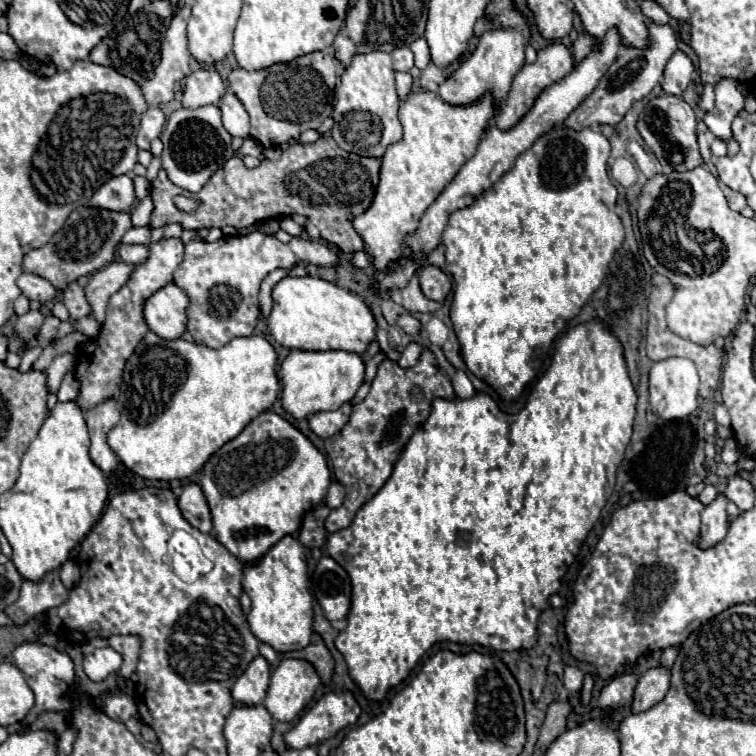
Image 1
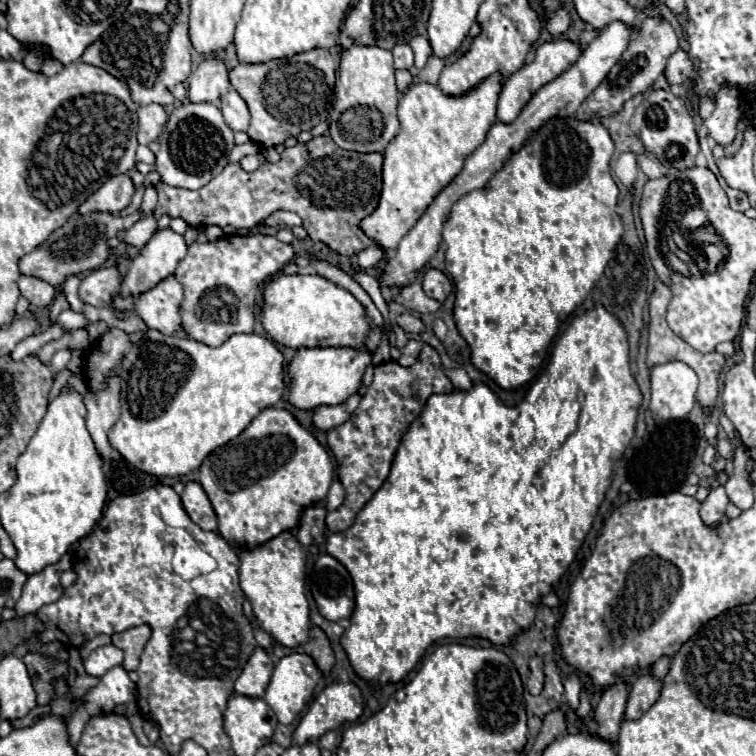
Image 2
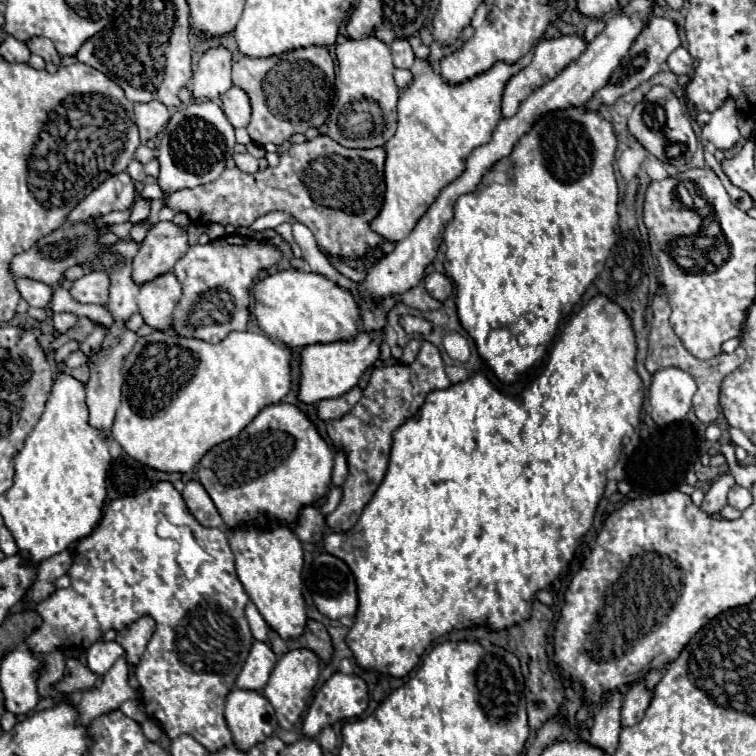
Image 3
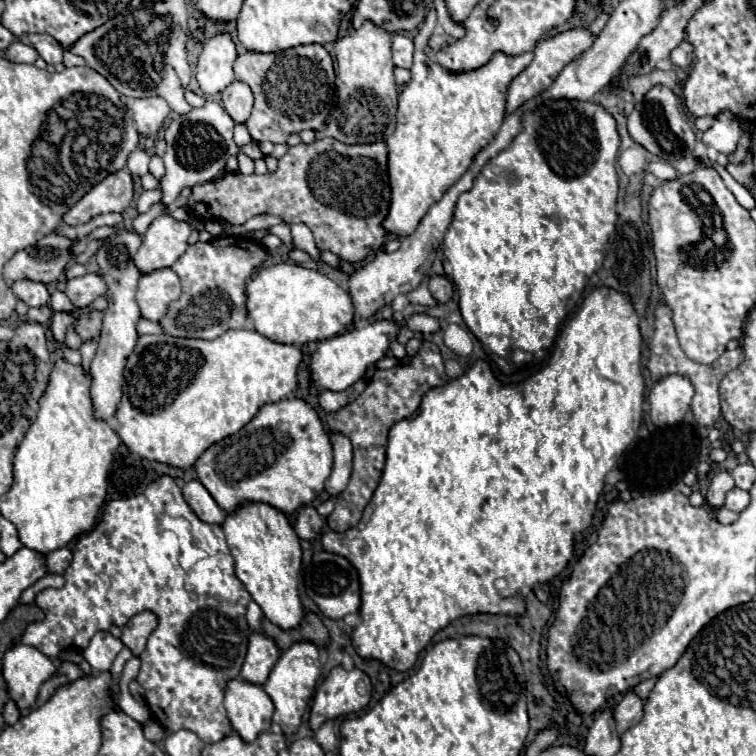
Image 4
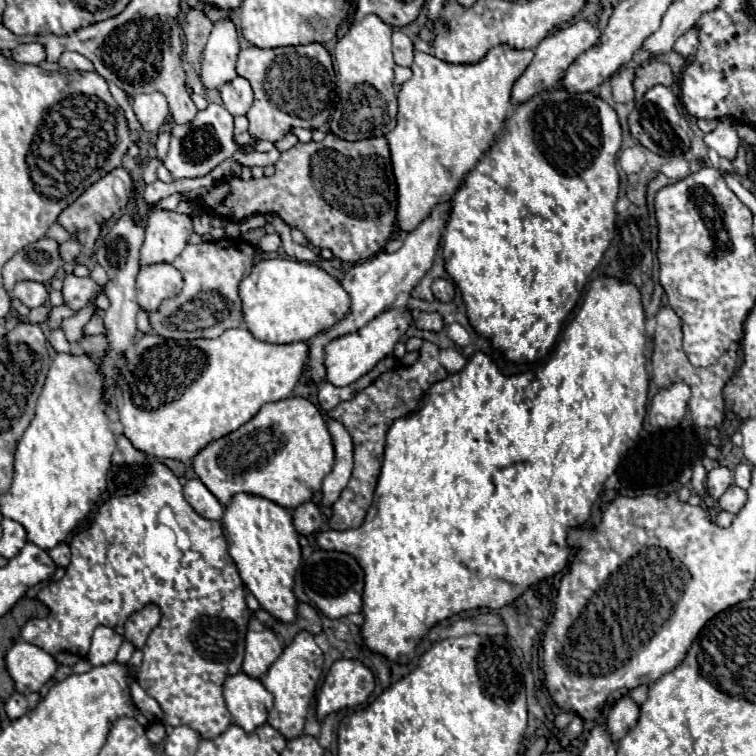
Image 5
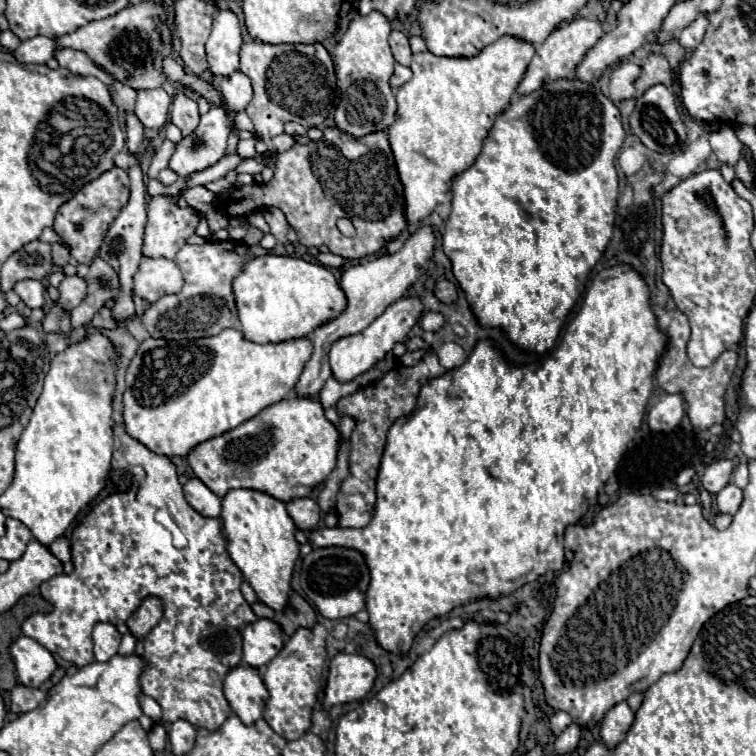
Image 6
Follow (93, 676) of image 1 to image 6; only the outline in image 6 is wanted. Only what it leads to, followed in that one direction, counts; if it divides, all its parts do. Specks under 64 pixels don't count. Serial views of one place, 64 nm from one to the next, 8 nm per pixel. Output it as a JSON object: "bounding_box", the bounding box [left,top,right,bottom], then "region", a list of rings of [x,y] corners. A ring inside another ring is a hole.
{"bounding_box":[92,624,122,662],"region":[[[96,624],[92,632],[94,640],[94,660],[96,662],[108,662],[112,656],[116,656],[122,634],[112,624]]]}

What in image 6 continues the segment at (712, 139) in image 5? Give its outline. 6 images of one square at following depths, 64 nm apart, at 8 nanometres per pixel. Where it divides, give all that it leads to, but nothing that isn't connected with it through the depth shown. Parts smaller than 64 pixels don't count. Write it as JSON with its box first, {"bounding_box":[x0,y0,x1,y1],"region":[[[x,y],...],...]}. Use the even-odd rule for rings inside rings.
{"bounding_box":[710,124,744,166],"region":[[[722,124],[720,130],[716,130],[716,134],[710,134],[710,146],[714,150],[714,154],[718,156],[718,162],[730,164],[734,166],[744,150],[744,144],[738,140],[734,128]]]}

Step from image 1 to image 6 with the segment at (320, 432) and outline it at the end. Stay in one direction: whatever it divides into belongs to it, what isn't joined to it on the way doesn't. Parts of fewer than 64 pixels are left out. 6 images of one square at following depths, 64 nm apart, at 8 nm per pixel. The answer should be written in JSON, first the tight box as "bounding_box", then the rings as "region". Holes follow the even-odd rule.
{"bounding_box":[320,378,358,410],"region":[[[328,378],[326,384],[324,384],[324,388],[320,390],[320,404],[322,404],[324,410],[328,410],[328,408],[332,408],[340,398],[350,396],[350,394],[356,392],[356,390],[358,390],[358,384],[356,384],[354,380],[352,380],[352,382],[346,382],[346,384],[340,384],[340,382],[336,382],[334,378]]]}

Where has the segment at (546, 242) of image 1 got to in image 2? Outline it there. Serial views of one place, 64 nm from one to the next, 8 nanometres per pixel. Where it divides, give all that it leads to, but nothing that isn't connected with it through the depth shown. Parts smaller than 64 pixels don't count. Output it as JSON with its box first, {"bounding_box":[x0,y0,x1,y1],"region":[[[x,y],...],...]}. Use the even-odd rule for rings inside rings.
{"bounding_box":[444,118,624,390],"region":[[[552,118],[546,122],[540,132],[536,132],[534,140],[524,146],[520,152],[516,152],[506,166],[492,176],[486,188],[470,192],[462,196],[450,212],[448,222],[444,224],[444,242],[446,242],[446,271],[451,276],[455,292],[456,302],[454,302],[454,320],[460,336],[466,340],[470,348],[470,360],[472,366],[480,372],[484,372],[490,380],[494,380],[500,388],[504,390],[516,390],[520,384],[530,382],[536,372],[542,368],[550,346],[552,338],[558,334],[558,328],[568,316],[584,302],[584,298],[592,292],[592,288],[598,284],[598,280],[604,274],[604,268],[608,260],[612,258],[614,248],[622,240],[624,228],[622,220],[616,214],[616,202],[618,202],[618,186],[614,184],[610,176],[610,158],[614,152],[614,144],[606,132],[606,128],[600,122],[576,122],[574,118]]]}

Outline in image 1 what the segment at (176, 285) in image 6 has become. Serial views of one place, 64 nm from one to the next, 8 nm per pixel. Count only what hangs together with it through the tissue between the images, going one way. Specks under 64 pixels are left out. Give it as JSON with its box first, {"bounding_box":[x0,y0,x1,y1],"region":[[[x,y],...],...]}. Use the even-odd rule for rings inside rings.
{"bounding_box":[144,284,188,340],"region":[[[174,284],[154,292],[144,304],[144,318],[152,332],[164,340],[176,340],[188,330],[188,296]]]}

